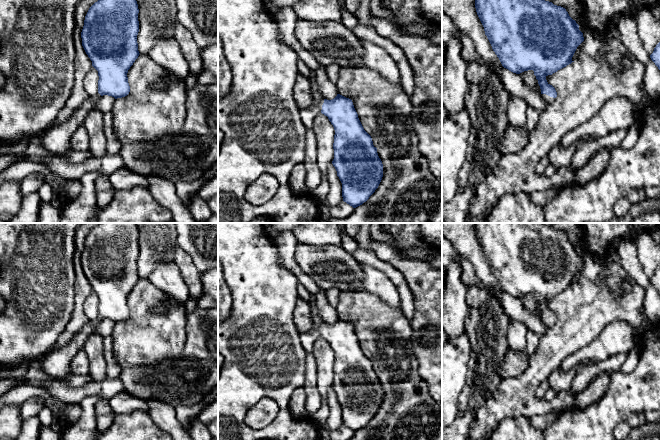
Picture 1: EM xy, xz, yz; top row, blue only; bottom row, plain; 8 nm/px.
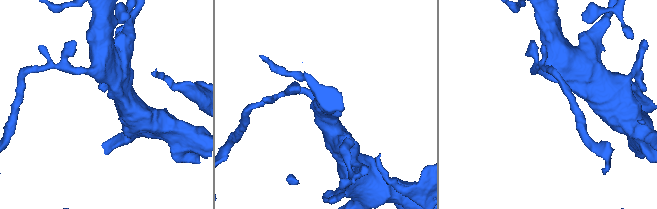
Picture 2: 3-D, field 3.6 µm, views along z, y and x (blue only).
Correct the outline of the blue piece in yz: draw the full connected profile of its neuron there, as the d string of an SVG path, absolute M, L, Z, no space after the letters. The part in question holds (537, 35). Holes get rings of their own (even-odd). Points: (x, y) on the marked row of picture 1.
M475 0L475 8L502 66L516 74L533 70L544 101L554 103L557 92L546 77L574 62L572 57L584 41L576 21L565 8L545 0Z

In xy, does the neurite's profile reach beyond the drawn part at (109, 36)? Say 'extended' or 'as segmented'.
extended

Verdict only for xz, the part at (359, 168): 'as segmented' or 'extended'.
extended

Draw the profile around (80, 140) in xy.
M82 126L78 128L71 138L71 149L73 151L88 151L89 149L89 136L85 128Z

